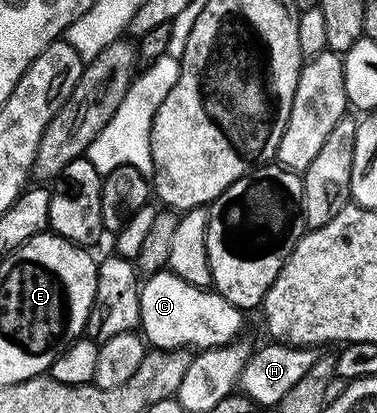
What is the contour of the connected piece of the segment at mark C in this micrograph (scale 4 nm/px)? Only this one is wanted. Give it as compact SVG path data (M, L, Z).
M167 270L153 272L140 285L139 331L152 348L205 350L233 343L244 324L245 313L215 291L190 286Z

